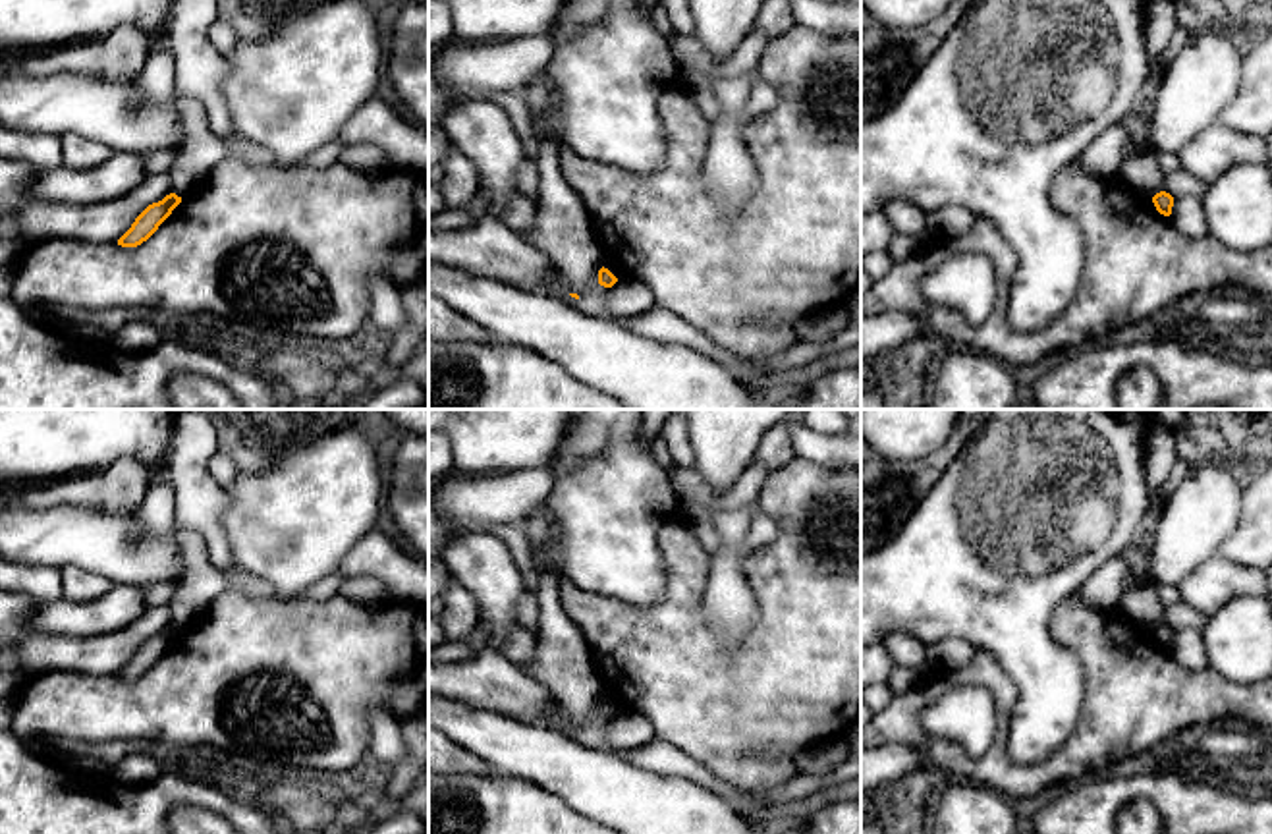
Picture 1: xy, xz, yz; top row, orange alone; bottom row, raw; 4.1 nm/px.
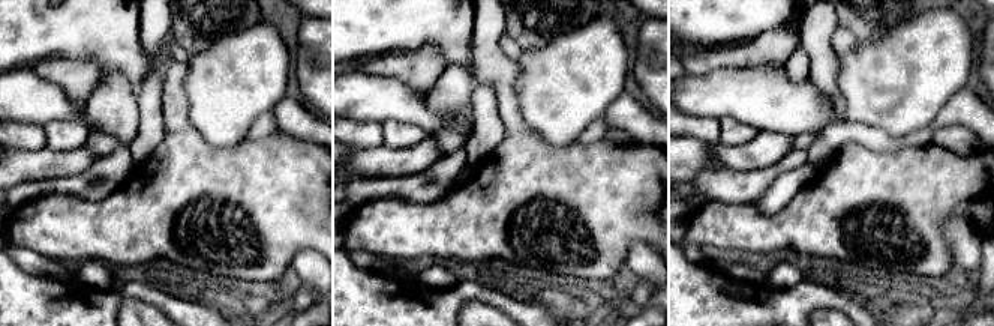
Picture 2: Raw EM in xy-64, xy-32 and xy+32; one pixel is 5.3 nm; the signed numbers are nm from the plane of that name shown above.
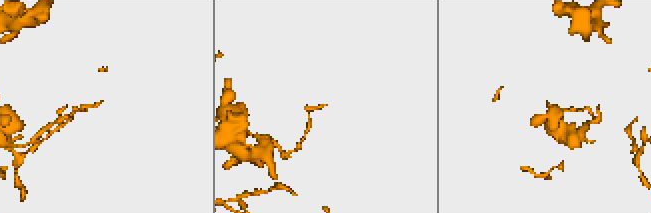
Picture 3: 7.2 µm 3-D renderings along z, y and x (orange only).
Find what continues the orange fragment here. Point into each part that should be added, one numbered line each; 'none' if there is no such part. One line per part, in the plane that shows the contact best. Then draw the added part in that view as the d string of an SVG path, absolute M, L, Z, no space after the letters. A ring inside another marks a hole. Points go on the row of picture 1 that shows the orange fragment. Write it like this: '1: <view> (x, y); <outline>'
none

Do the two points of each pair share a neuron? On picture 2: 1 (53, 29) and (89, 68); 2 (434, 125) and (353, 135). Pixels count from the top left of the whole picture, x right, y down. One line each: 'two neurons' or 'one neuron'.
1: two neurons
2: two neurons

